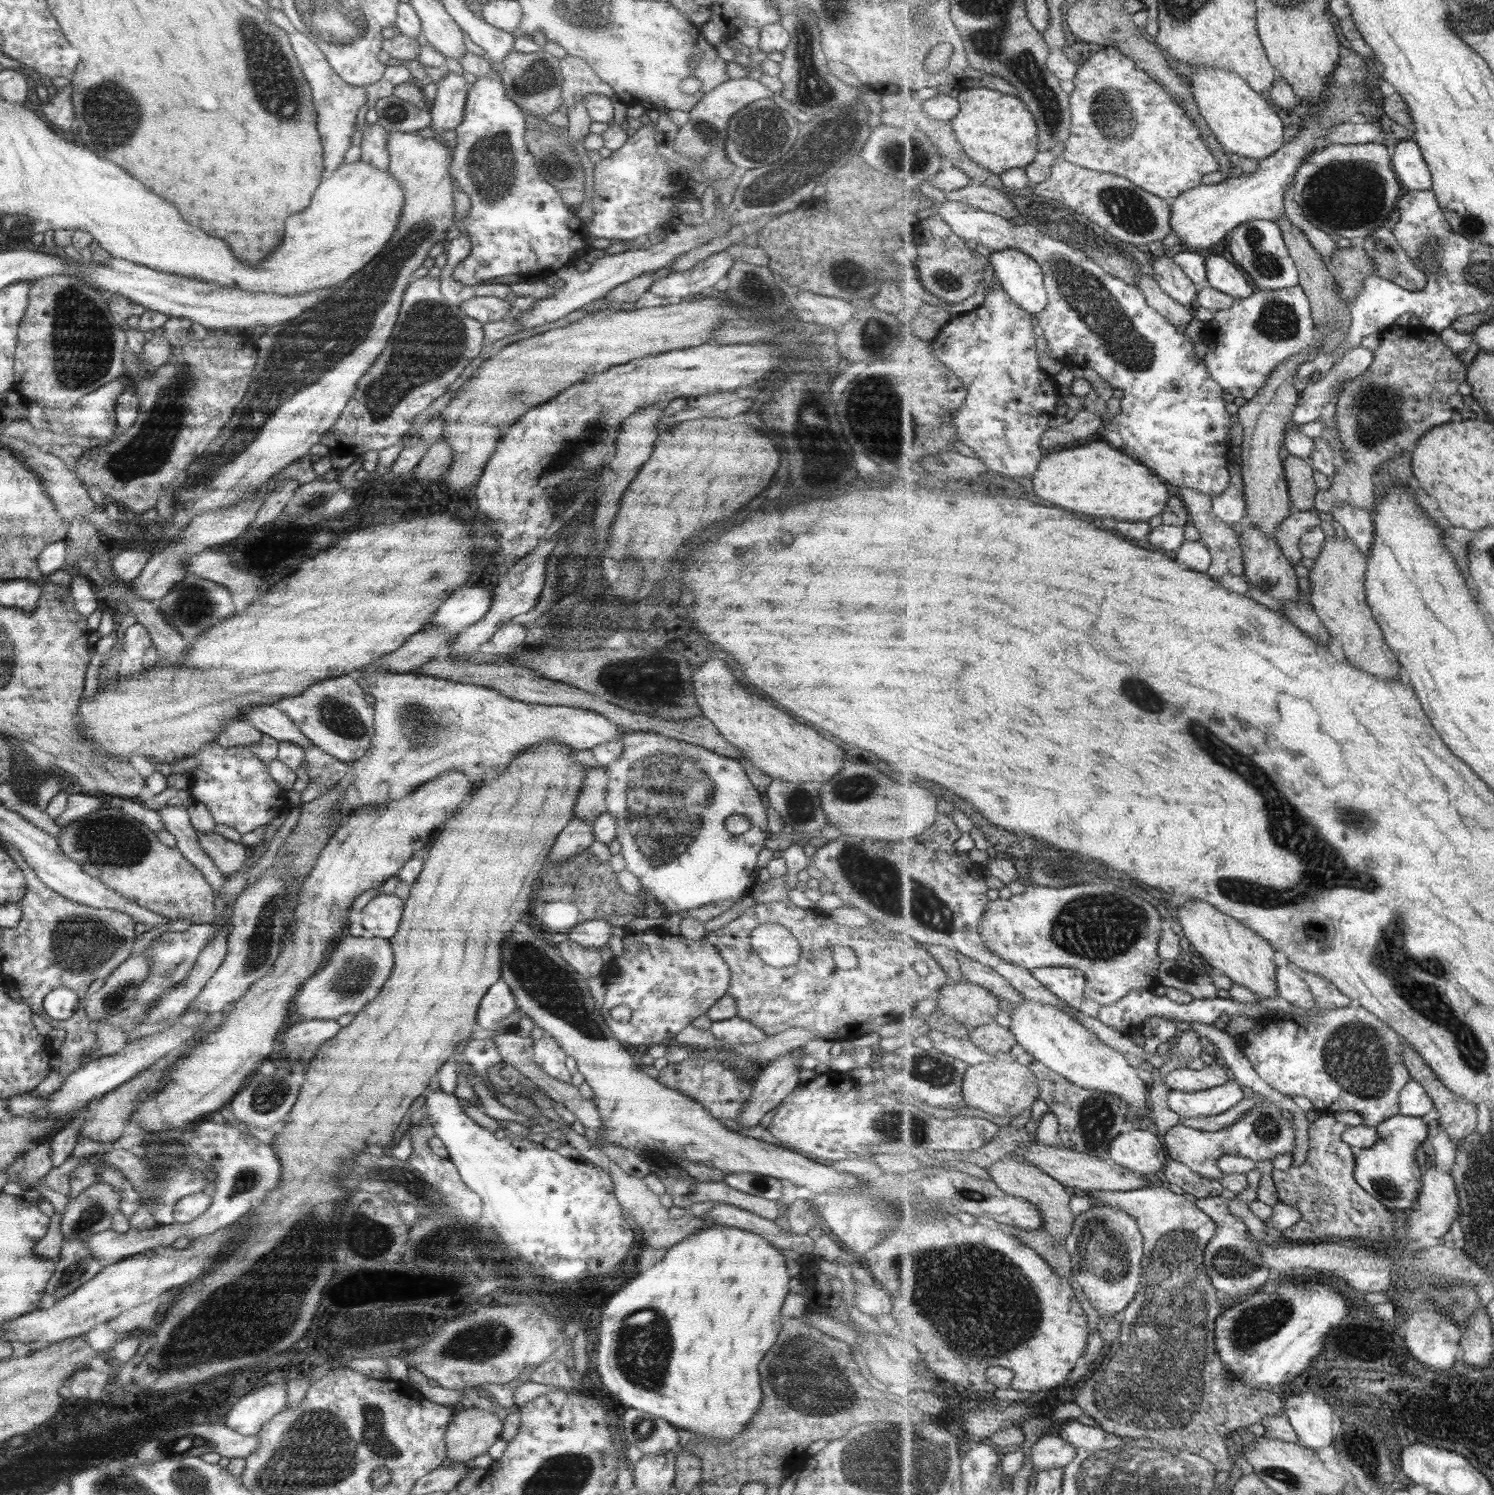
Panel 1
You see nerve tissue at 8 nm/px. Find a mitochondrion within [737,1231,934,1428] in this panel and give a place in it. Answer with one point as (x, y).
(805, 1375)

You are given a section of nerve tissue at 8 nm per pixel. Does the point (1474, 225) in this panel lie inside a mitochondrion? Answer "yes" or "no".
yes

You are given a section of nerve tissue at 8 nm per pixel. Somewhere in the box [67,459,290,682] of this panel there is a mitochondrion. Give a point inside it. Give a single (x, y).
(192, 610)

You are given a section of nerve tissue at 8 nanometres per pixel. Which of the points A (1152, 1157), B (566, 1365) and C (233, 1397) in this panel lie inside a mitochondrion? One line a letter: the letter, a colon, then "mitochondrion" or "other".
A: other
B: other
C: other

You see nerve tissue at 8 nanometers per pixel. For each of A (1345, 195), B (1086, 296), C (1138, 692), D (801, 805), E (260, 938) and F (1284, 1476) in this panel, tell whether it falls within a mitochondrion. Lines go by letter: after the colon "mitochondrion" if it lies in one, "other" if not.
A: mitochondrion
B: mitochondrion
C: mitochondrion
D: mitochondrion
E: mitochondrion
F: mitochondrion

